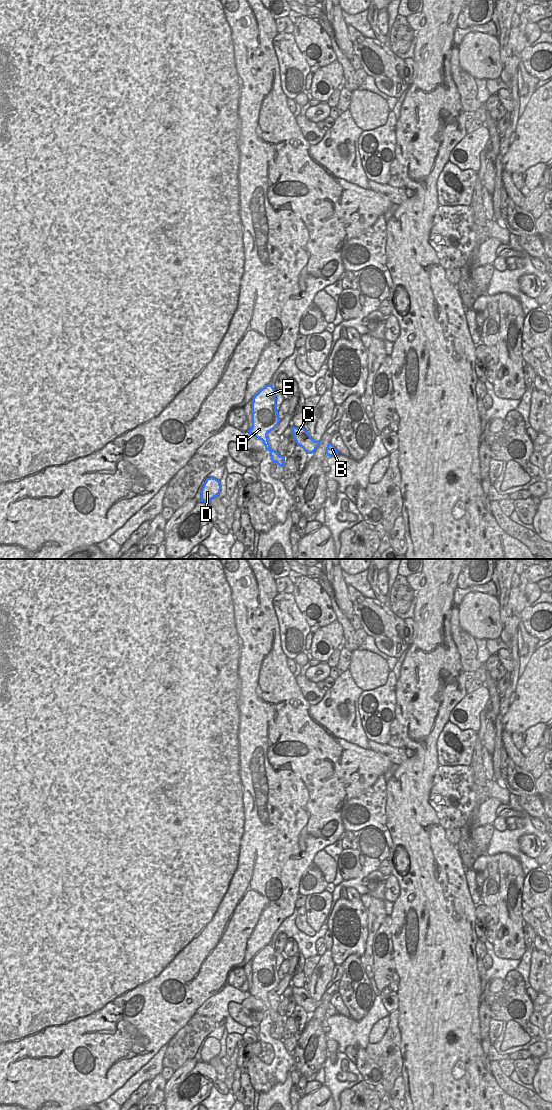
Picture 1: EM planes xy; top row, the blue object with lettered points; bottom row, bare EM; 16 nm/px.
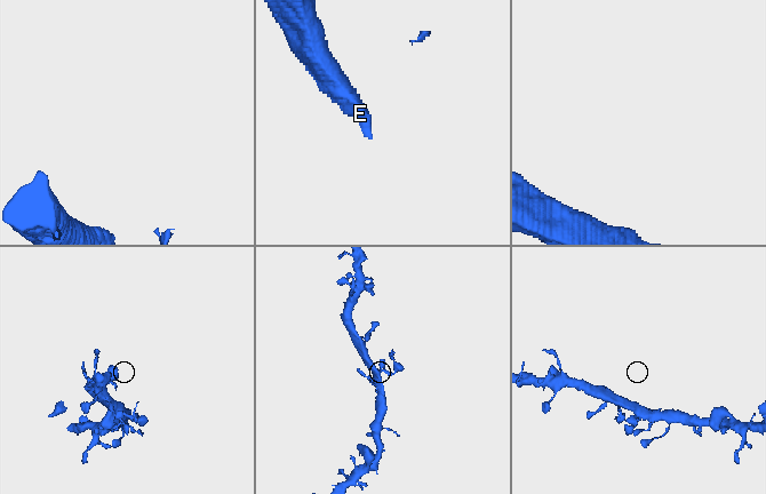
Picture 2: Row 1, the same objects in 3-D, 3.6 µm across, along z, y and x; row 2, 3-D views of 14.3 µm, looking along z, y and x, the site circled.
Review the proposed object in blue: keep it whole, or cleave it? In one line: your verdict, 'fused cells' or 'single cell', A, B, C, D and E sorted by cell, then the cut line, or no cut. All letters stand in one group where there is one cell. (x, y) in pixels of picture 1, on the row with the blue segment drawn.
single cell | A B C D E | no cut

